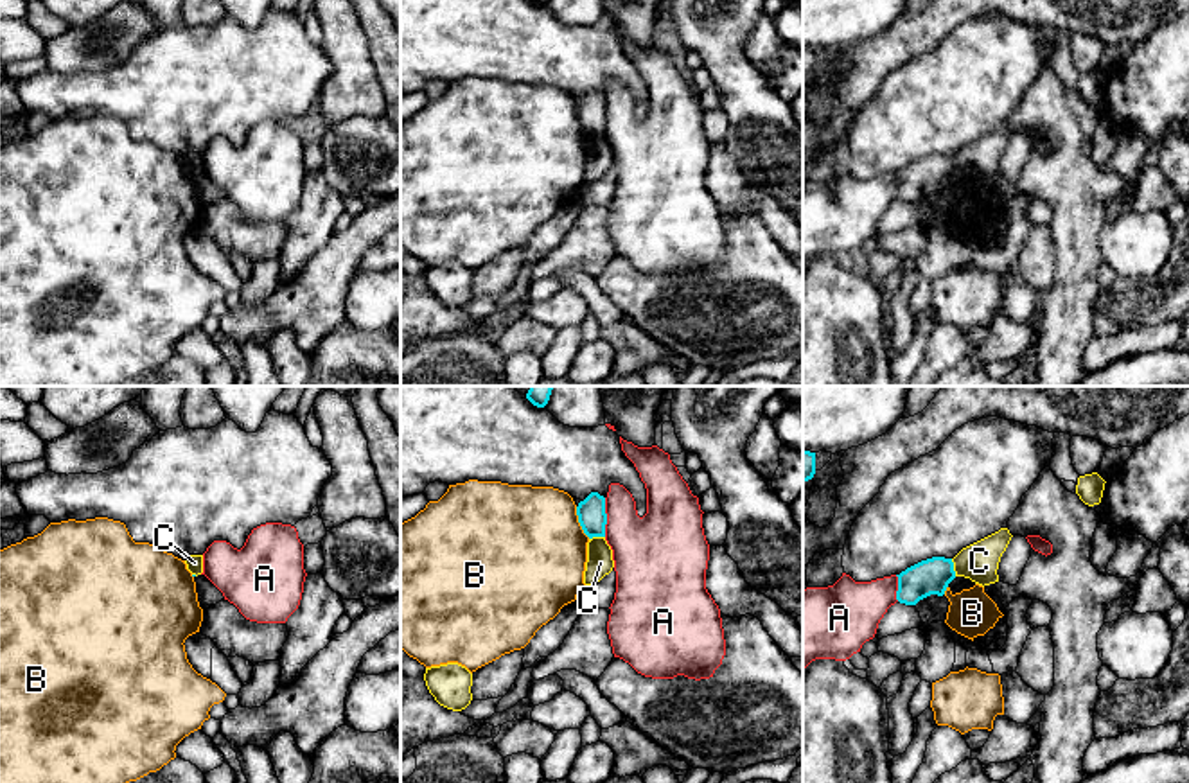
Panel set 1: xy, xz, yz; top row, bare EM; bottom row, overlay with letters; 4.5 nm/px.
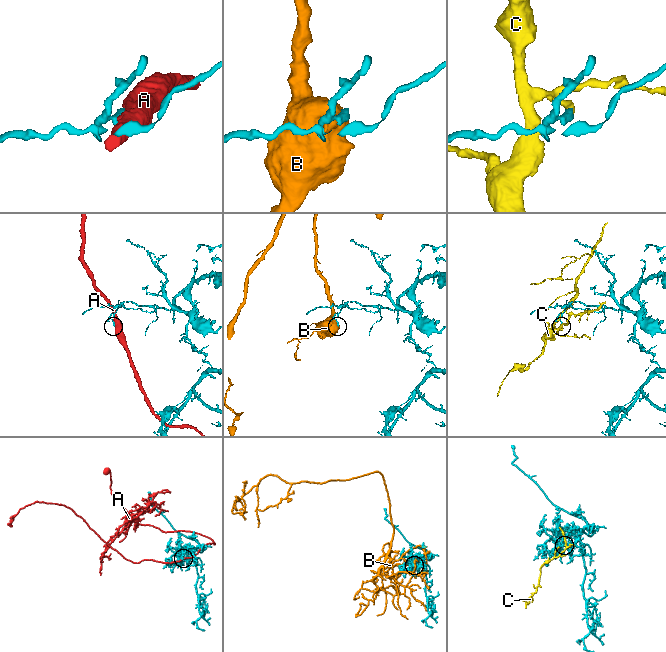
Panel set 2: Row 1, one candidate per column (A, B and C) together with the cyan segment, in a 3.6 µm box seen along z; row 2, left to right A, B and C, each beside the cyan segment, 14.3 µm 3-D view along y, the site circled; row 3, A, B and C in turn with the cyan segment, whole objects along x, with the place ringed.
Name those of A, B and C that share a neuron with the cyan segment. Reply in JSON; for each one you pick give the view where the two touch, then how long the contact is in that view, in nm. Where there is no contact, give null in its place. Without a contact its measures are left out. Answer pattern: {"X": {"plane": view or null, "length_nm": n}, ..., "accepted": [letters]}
{"accepted": []}

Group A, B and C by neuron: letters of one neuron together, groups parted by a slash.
A / B / C

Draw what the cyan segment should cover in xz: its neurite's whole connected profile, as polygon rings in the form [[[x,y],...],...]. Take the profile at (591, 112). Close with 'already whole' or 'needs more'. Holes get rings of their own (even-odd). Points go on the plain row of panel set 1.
[[[591,90],[584,99],[578,101],[577,113],[584,131],[589,136],[605,135],[607,111],[603,93]]]; already whole

